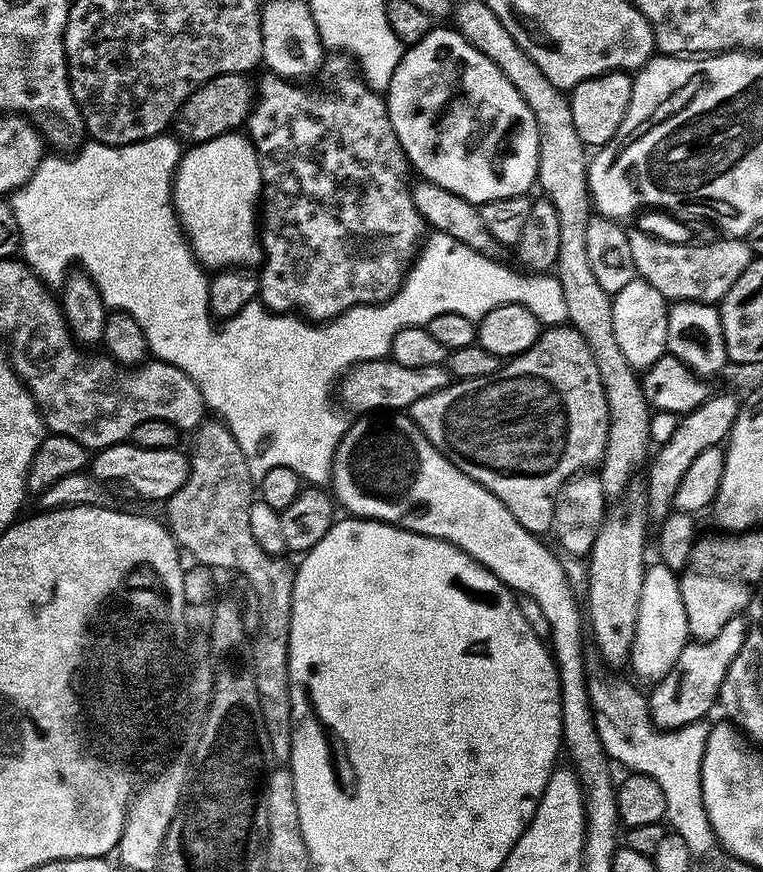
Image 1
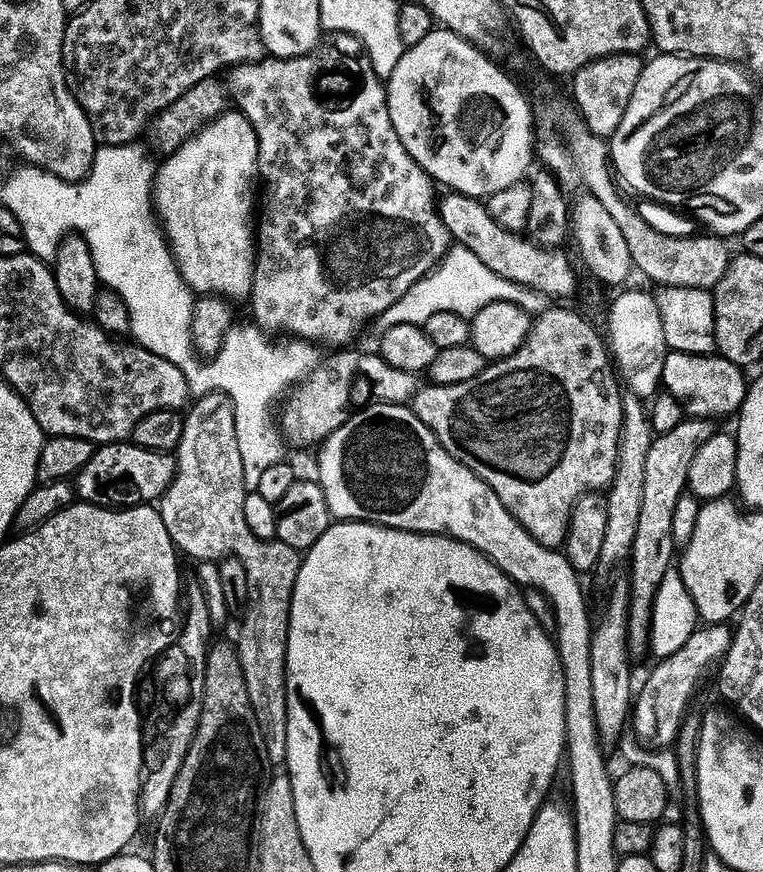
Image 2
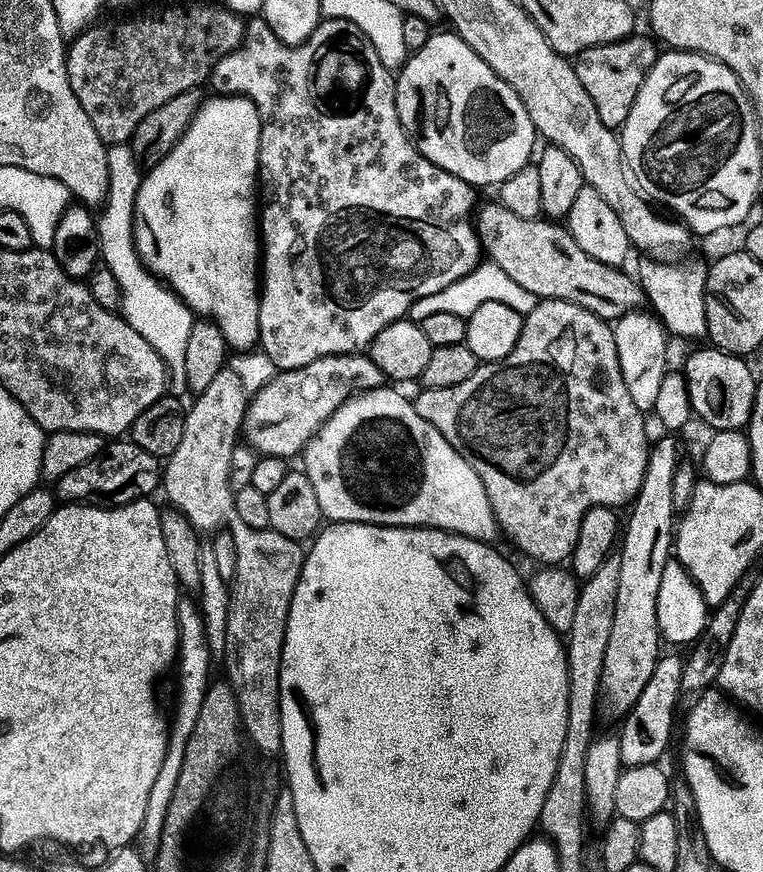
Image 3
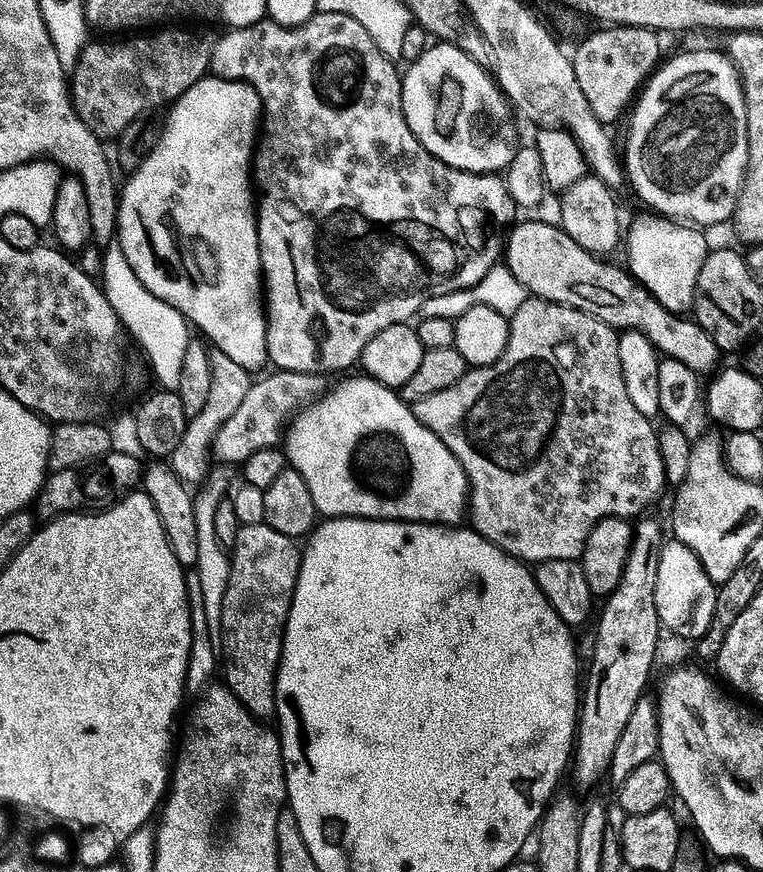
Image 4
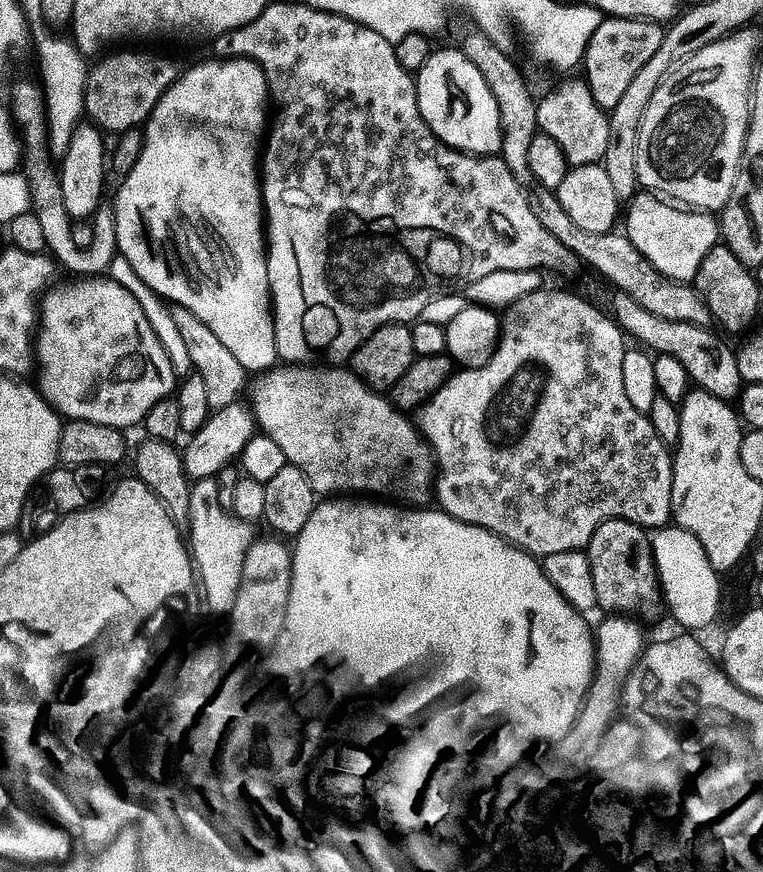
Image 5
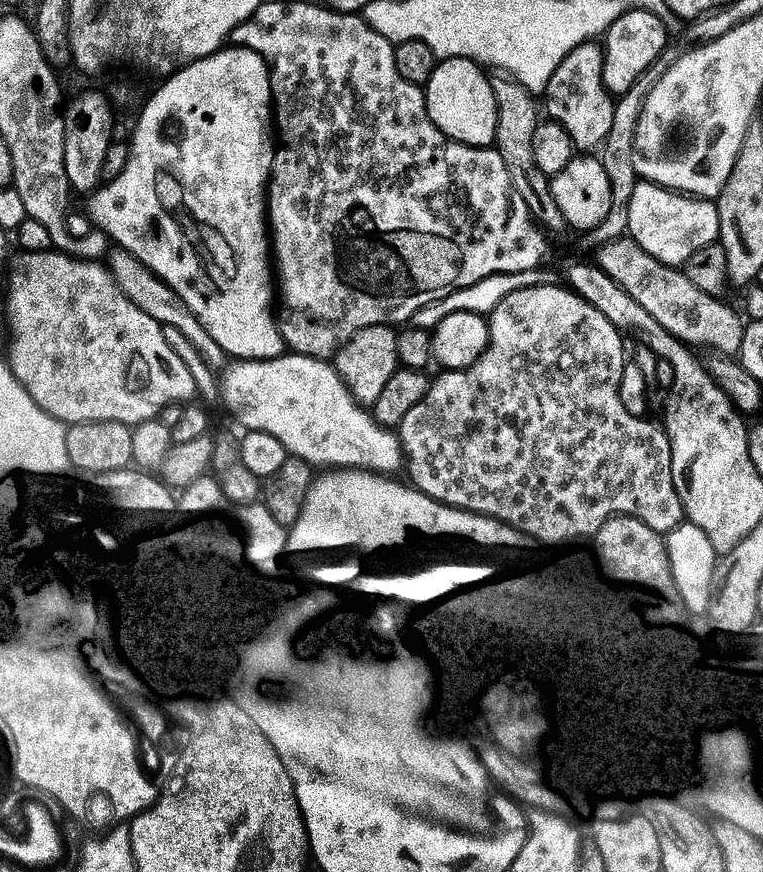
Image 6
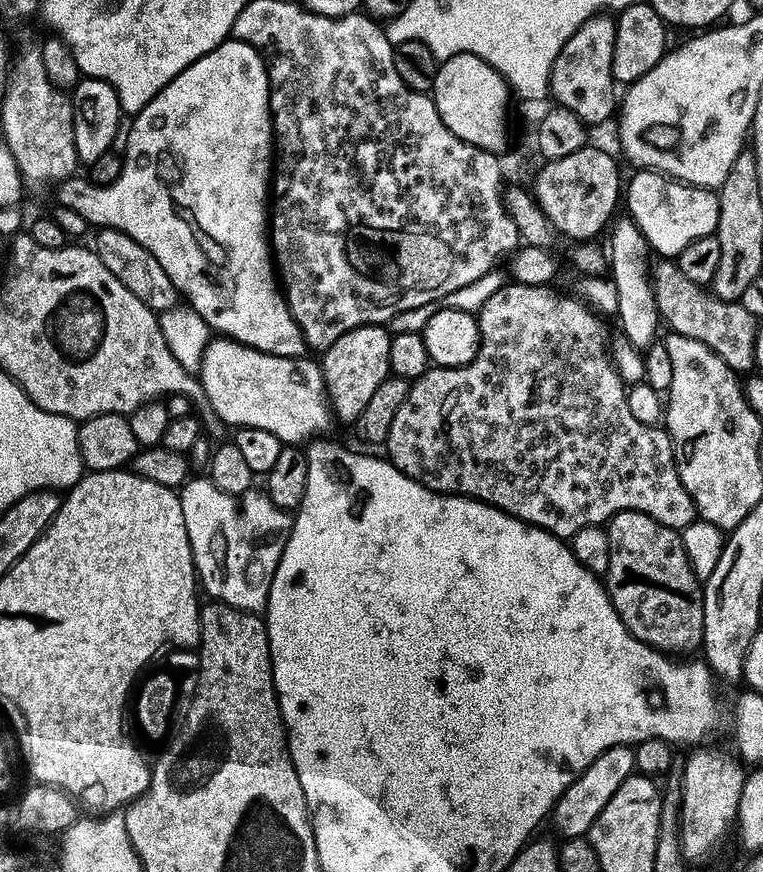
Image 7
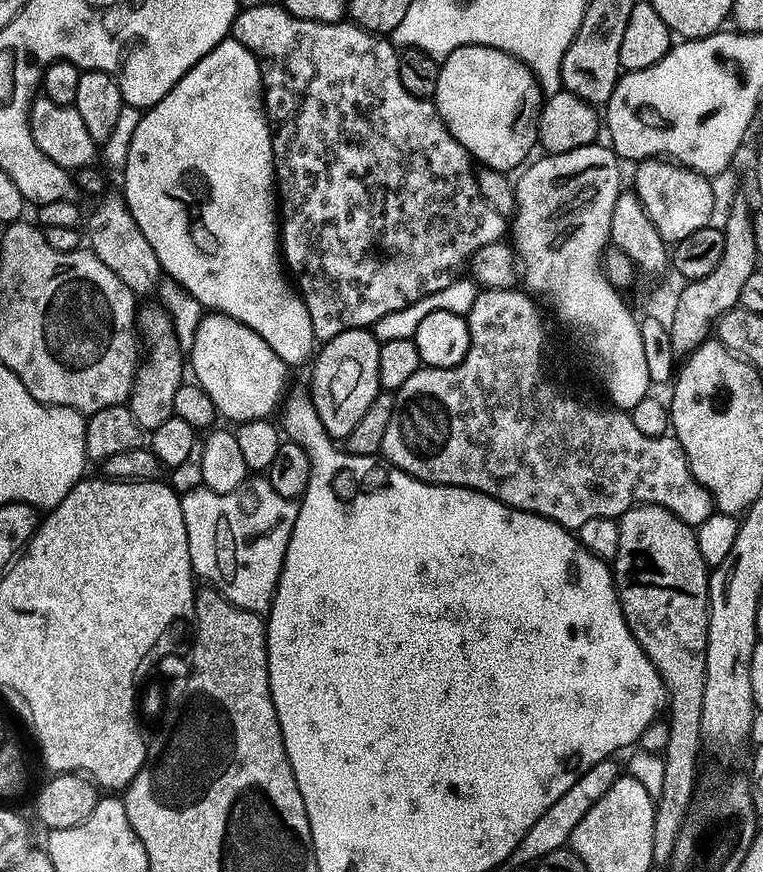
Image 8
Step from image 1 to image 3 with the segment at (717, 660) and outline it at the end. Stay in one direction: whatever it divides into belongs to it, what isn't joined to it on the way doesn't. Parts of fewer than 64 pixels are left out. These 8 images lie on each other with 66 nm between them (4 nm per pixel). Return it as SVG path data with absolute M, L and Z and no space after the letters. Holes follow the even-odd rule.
M665 655L654 670L654 678L646 682L646 690L642 690L638 702L627 713L628 721L625 722L624 729L618 732L625 768L660 764L663 761L663 756L672 744L672 731L675 728L677 731L678 728L676 707L680 704L680 692L684 688L684 665L683 659Z

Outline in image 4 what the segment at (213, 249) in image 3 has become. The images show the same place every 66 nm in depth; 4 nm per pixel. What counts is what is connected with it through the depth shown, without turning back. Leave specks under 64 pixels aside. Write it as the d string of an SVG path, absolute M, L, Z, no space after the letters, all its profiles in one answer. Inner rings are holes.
M209 75L199 80L186 94L171 105L168 125L164 132L159 133L156 147L151 155L144 160L144 164L136 172L127 177L128 185L123 185L120 197L120 218L118 221L118 246L126 254L126 262L138 274L142 286L150 290L162 302L174 306L184 315L185 320L193 329L196 328L201 337L219 355L230 358L230 362L238 362L248 372L256 374L263 364L269 363L268 358L268 317L266 315L266 296L262 291L262 277L264 267L260 257L260 221L258 219L258 200L252 197L254 192L254 153L258 148L258 129L262 124L262 105L260 96L249 84L240 80L220 80L217 76Z

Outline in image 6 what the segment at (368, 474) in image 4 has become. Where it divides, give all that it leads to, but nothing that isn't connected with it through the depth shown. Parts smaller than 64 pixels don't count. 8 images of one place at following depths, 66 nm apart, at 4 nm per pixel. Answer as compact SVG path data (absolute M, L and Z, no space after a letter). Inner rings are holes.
M285 354L273 360L236 360L229 363L222 372L224 381L220 384L220 396L228 407L228 412L241 424L241 429L249 432L261 432L262 434L274 434L282 446L286 446L289 457L305 460L316 470L339 470L341 468L358 468L361 472L374 472L377 474L396 474L396 471L403 469L406 464L406 453L404 445L400 443L400 437L395 431L384 428L378 423L367 407L356 403L350 389L344 385L344 380L336 373L335 367L327 360L315 360L313 356L298 356Z

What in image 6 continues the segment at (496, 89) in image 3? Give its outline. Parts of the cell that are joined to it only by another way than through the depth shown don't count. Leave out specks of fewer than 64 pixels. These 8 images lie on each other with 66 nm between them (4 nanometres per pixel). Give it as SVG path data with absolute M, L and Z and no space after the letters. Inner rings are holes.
M440 60L435 65L432 76L426 85L426 101L428 113L438 130L442 130L459 144L468 144L472 148L486 148L495 145L498 110L496 95L492 89L492 80L486 75L485 69L474 60Z

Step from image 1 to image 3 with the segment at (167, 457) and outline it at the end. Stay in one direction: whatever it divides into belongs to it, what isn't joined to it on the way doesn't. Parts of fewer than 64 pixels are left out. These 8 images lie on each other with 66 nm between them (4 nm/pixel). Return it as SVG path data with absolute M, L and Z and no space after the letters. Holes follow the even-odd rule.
M112 442L93 460L86 462L86 466L78 466L78 470L70 470L70 474L66 474L66 478L62 478L55 485L54 491L65 505L82 504L94 508L125 508L128 504L155 497L155 492L159 493L161 488L162 462L154 458L154 454L146 454L146 450L142 450L131 442Z

